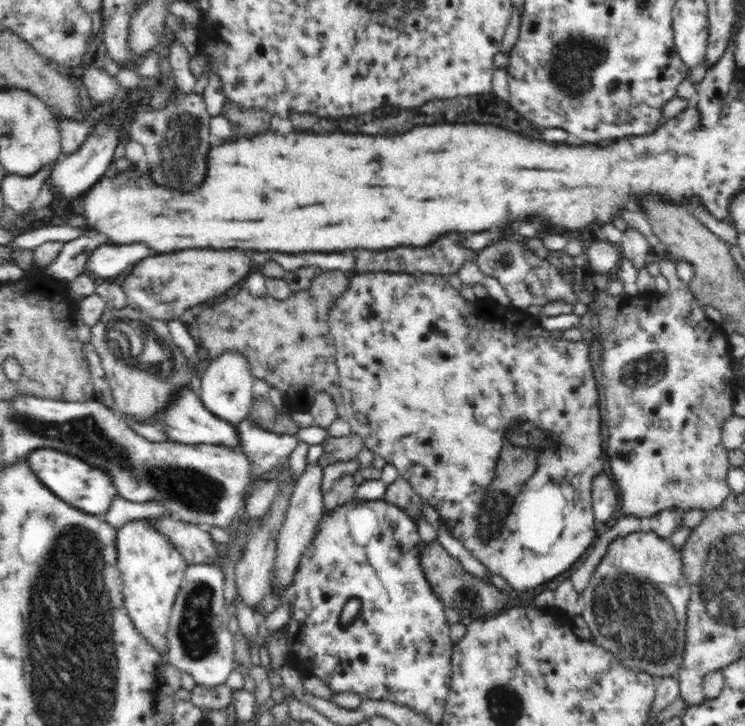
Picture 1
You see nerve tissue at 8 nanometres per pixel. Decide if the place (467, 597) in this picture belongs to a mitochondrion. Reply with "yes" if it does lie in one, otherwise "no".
yes

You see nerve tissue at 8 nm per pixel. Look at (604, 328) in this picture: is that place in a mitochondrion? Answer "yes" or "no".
no

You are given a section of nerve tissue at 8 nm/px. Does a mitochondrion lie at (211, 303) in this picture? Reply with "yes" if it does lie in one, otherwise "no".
no

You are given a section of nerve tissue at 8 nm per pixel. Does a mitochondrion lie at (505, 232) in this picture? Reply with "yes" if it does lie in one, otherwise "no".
no

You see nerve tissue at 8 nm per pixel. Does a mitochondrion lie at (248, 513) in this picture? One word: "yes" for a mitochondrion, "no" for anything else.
no

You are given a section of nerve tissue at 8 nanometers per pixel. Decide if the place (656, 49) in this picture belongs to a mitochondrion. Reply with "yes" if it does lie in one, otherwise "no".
no

